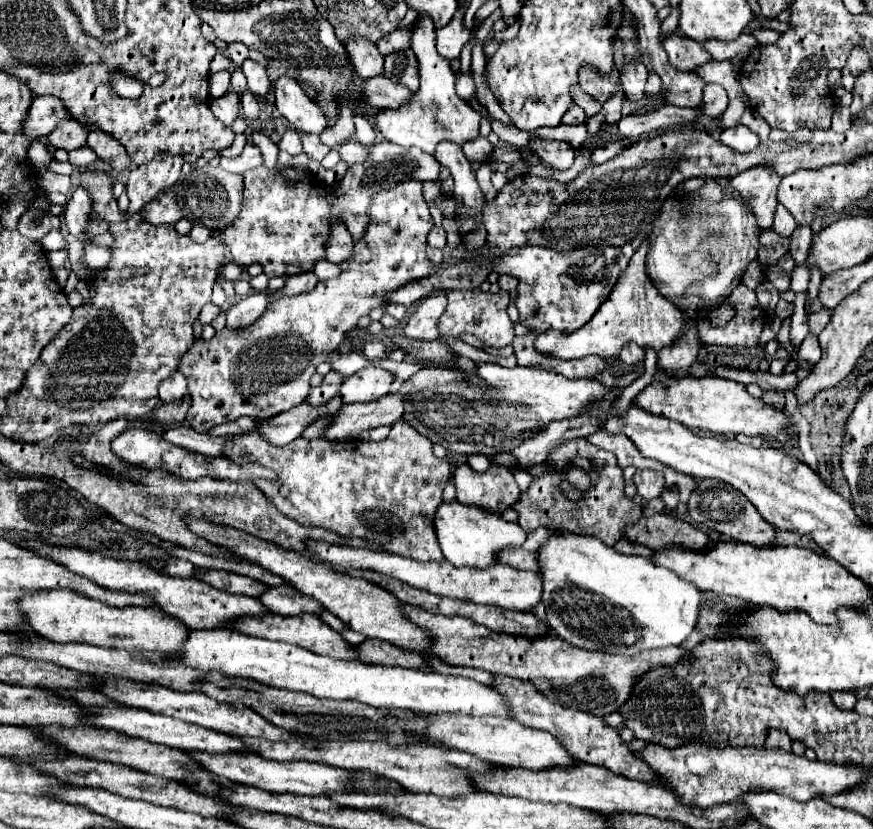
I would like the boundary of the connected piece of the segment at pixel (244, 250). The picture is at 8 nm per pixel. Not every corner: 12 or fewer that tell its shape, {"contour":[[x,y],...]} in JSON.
{"contour":[[439,163],[243,173],[235,221],[215,235],[267,277],[313,271],[343,211],[365,215],[401,179]]}

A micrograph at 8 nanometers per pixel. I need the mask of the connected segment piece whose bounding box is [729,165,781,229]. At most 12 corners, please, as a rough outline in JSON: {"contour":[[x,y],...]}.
{"contour":[[759,165],[731,177],[763,229],[773,225],[781,175]]}

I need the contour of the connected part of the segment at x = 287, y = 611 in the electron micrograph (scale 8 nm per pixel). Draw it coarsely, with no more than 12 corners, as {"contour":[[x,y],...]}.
{"contour":[[289,585],[267,587],[257,601],[275,615],[321,613]]}

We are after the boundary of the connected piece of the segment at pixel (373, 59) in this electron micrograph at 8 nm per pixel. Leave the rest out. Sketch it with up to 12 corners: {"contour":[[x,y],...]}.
{"contour":[[349,37],[345,49],[363,79],[381,75],[383,59],[373,41]]}

